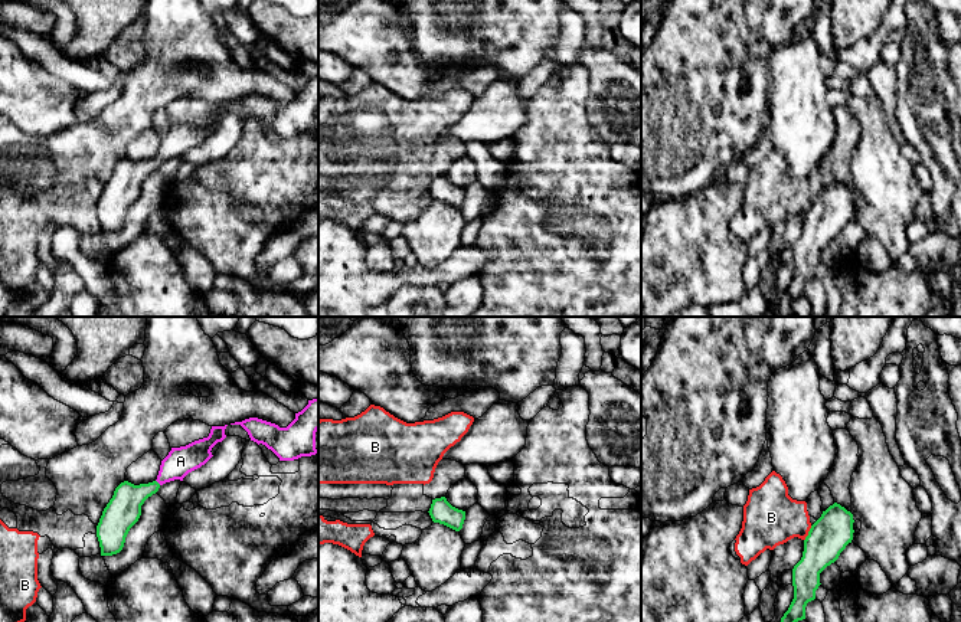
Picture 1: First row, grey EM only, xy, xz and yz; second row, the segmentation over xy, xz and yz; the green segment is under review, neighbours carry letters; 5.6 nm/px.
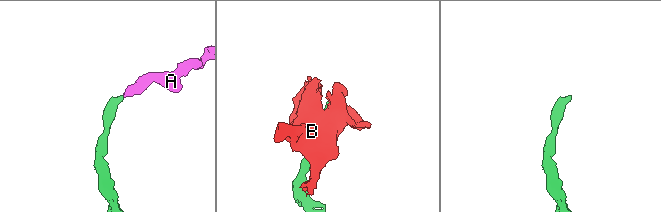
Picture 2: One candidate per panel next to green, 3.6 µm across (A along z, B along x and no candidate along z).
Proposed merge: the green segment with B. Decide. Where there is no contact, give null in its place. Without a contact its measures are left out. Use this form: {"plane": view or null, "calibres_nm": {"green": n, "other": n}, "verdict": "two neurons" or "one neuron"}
{"plane": "yz", "calibres_nm": {"green": 220, "other": 320}, "verdict": "two neurons"}

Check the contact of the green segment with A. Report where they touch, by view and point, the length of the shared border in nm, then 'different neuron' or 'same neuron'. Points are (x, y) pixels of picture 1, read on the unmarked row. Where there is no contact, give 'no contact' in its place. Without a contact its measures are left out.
contact xy (157, 160); length 40 nm; same neuron

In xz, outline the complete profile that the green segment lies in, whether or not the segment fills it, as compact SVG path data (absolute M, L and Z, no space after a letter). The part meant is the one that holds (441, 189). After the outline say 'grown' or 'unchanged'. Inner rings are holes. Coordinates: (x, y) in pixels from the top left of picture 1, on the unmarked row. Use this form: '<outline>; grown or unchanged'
M445 174L432 177L429 193L434 200L444 202L455 209L462 206L465 189L452 184Z; unchanged

